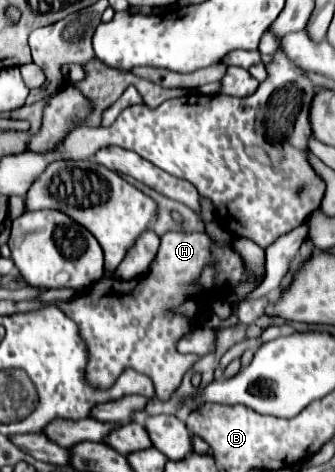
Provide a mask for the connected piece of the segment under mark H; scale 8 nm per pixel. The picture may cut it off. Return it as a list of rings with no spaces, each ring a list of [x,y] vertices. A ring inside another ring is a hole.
[[[168,231],[162,235],[158,255],[146,275],[130,281],[100,279],[86,293],[70,301],[56,301],[56,307],[78,325],[88,351],[86,381],[92,387],[112,387],[124,369],[134,369],[152,379],[160,401],[168,401],[180,387],[184,373],[200,359],[198,355],[180,355],[176,351],[178,341],[200,325],[200,317],[188,317],[178,307],[188,299],[200,299],[206,311],[210,311],[216,295],[224,293],[230,285],[250,279],[254,279],[254,273],[232,245],[218,245],[208,233]],[[208,265],[214,267],[216,283],[210,291],[204,291],[198,281]]]

